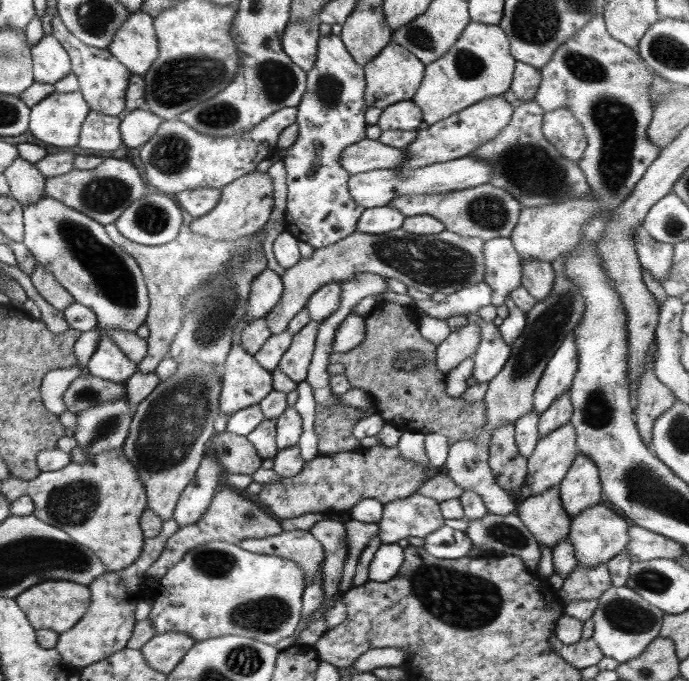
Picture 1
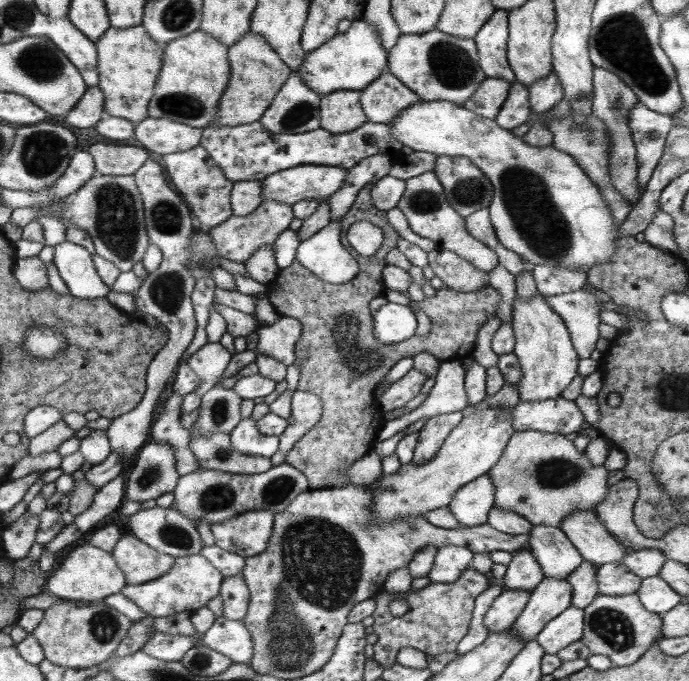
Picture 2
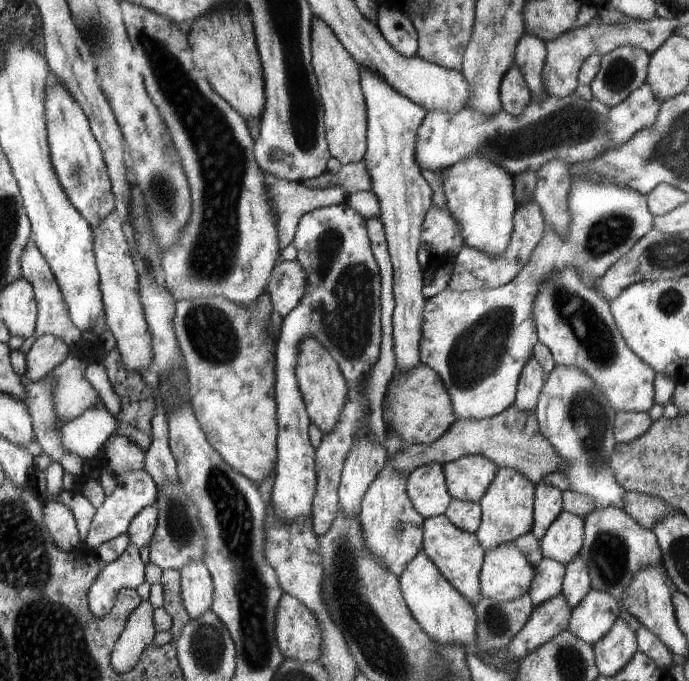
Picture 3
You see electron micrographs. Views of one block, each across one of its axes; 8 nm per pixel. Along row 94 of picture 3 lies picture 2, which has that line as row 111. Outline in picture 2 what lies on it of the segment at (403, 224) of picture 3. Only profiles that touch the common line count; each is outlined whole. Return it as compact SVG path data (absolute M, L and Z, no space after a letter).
M384 72L360 93L360 104L368 121L389 124L421 98L390 72Z

